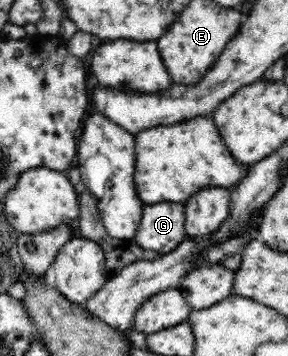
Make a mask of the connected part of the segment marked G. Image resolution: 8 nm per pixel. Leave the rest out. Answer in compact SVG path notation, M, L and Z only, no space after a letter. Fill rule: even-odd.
M159 202L153 206L145 206L142 217L140 218L139 228L136 230L134 239L137 245L145 250L154 250L161 255L173 250L184 239L188 238L185 228L185 209L181 202Z

